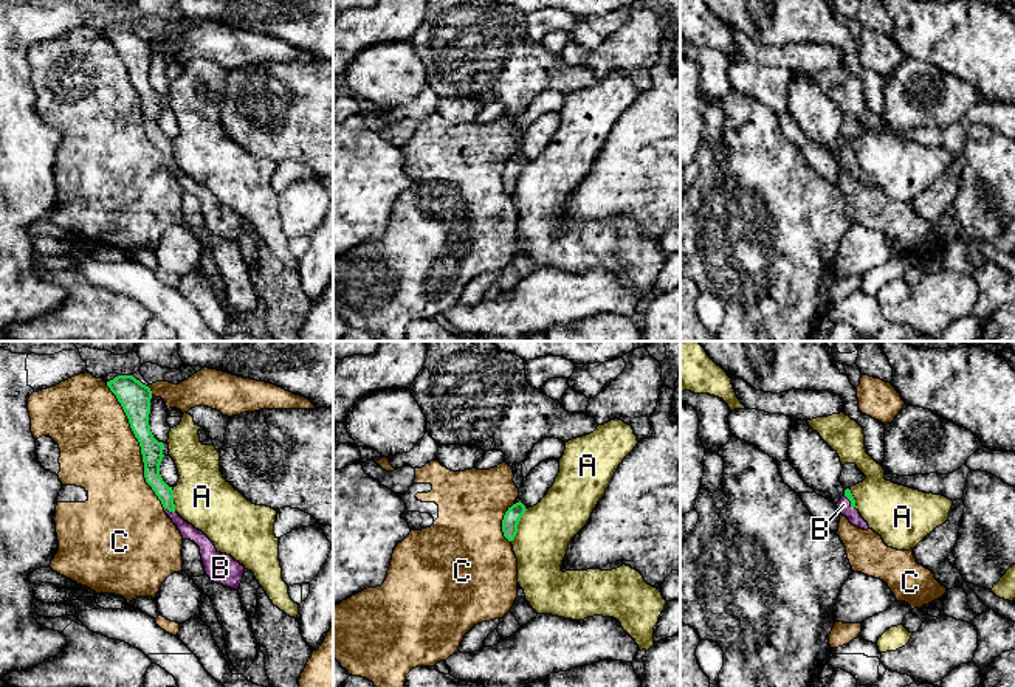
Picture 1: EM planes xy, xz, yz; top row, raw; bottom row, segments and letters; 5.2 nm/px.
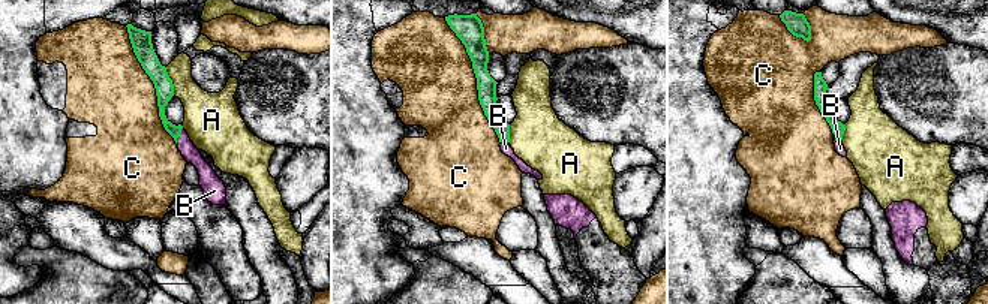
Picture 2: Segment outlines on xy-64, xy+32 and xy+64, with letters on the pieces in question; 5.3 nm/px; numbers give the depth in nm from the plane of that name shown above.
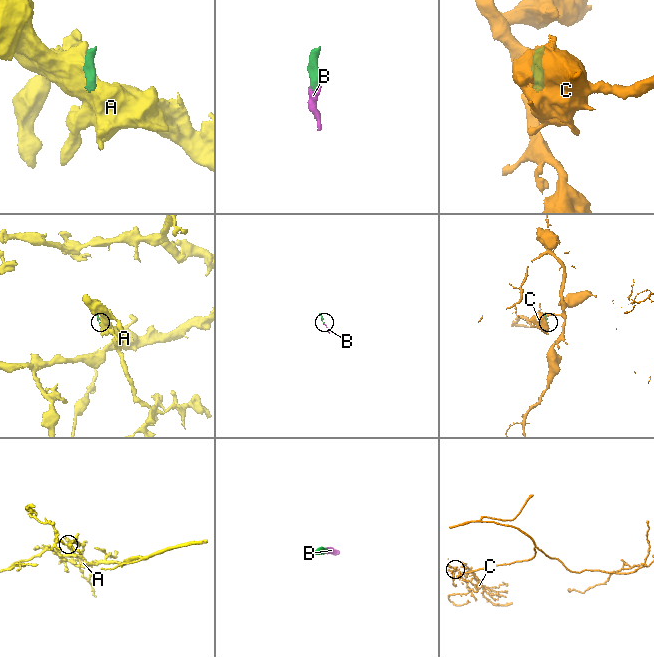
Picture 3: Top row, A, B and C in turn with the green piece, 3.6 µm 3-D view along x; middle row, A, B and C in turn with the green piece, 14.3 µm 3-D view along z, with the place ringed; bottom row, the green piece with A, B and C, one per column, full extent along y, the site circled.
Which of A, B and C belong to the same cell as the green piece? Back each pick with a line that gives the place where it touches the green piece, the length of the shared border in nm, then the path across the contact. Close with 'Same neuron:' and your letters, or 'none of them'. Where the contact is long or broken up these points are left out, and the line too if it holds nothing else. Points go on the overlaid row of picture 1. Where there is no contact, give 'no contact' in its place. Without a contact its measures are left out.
B: xy (169, 510) | 60 nm | across xy (165, 493), (169, 510), (188, 531)
Same neuron: B

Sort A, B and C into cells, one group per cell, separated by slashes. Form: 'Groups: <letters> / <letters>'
Groups: A / B / C

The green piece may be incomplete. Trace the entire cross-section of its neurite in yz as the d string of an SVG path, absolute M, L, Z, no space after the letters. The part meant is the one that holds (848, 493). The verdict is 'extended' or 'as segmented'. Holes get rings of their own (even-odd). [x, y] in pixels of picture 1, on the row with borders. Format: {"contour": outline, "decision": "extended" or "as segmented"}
{"contour": "M849 488L845 490L845 495L837 502L838 512L849 520L849 523L858 529L868 530L868 523L862 518L857 510L855 499Z", "decision": "extended"}

